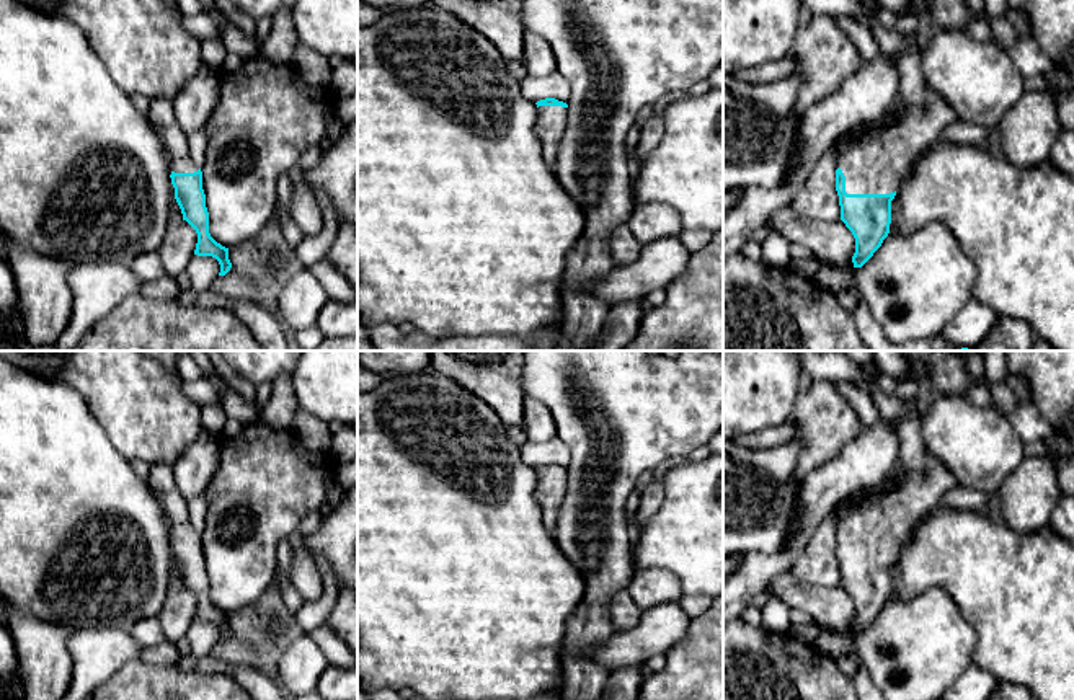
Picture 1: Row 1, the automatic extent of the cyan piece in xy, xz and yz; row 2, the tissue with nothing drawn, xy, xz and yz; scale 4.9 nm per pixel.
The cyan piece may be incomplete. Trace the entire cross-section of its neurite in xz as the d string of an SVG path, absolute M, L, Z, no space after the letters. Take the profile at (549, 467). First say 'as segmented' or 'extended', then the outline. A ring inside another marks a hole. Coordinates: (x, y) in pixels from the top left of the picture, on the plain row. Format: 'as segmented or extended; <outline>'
extended; M545 463L537 470L535 498L542 507L542 521L545 529L553 535L557 530L558 511L568 486L568 470L555 463Z

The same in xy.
extended; M163 463L150 465L147 485L155 499L162 504L170 522L170 543L183 586L197 599L194 620L215 623L220 630L219 641L225 641L232 633L229 614L217 609L209 599L209 578L202 555L202 537L194 530L189 521L188 501L178 490L173 478L173 467Z

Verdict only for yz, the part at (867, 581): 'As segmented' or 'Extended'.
Extended

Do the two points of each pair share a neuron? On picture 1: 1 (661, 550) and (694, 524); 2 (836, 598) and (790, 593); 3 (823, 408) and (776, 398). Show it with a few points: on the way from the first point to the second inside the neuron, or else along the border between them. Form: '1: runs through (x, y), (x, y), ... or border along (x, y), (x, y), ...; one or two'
1: runs through (670, 542), (686, 532); one
2: runs through (825, 598), (802, 596); one
3: border along (798, 390), (787, 420); two

